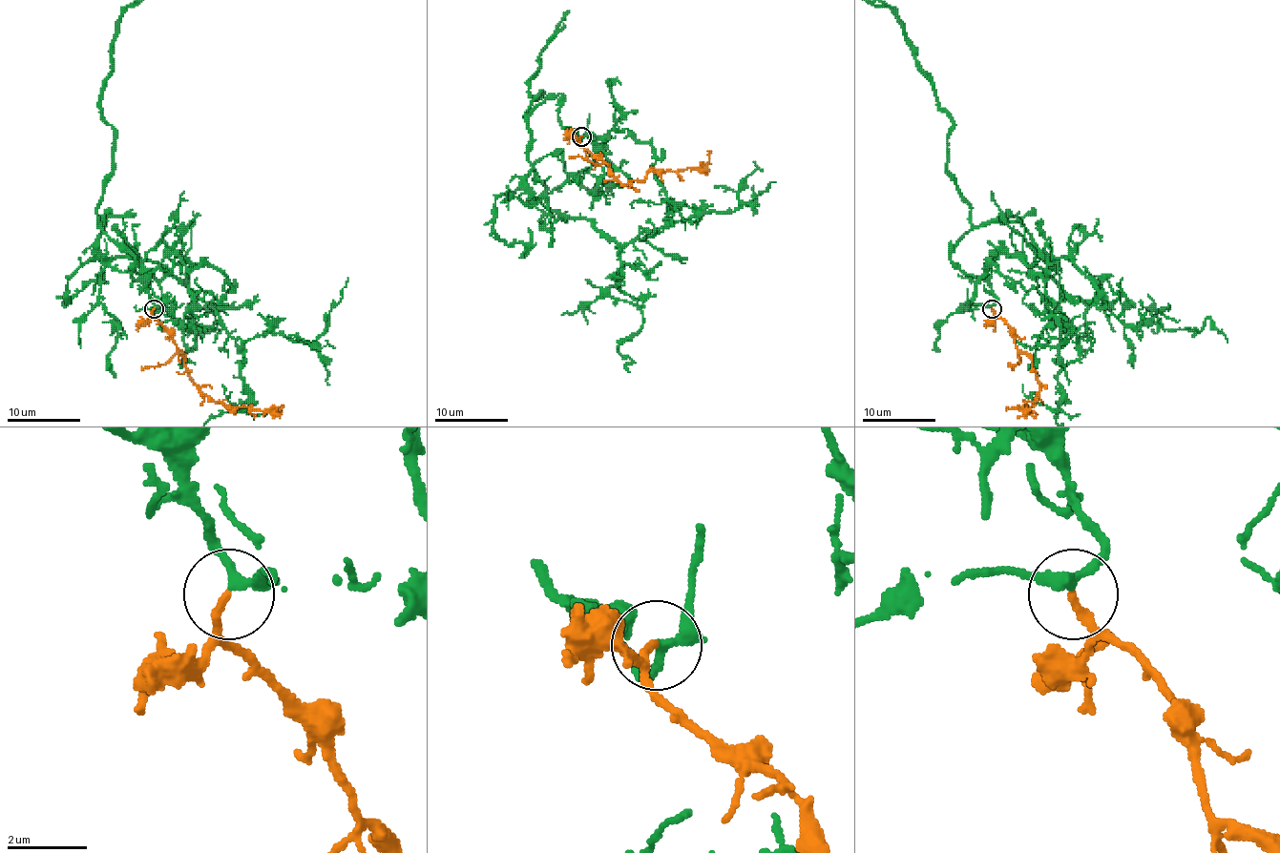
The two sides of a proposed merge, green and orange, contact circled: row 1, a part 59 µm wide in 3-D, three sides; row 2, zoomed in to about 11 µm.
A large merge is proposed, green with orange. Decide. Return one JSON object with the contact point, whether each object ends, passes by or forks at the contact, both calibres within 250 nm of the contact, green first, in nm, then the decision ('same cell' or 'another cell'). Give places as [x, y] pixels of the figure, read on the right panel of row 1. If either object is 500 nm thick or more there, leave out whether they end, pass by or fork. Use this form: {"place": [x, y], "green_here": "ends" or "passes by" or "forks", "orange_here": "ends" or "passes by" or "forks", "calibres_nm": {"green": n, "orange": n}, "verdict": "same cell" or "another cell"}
{"place": [992, 308], "green_here": "passes by", "orange_here": "ends", "calibres_nm": {"green": 240, "orange": 200}, "verdict": "same cell"}

